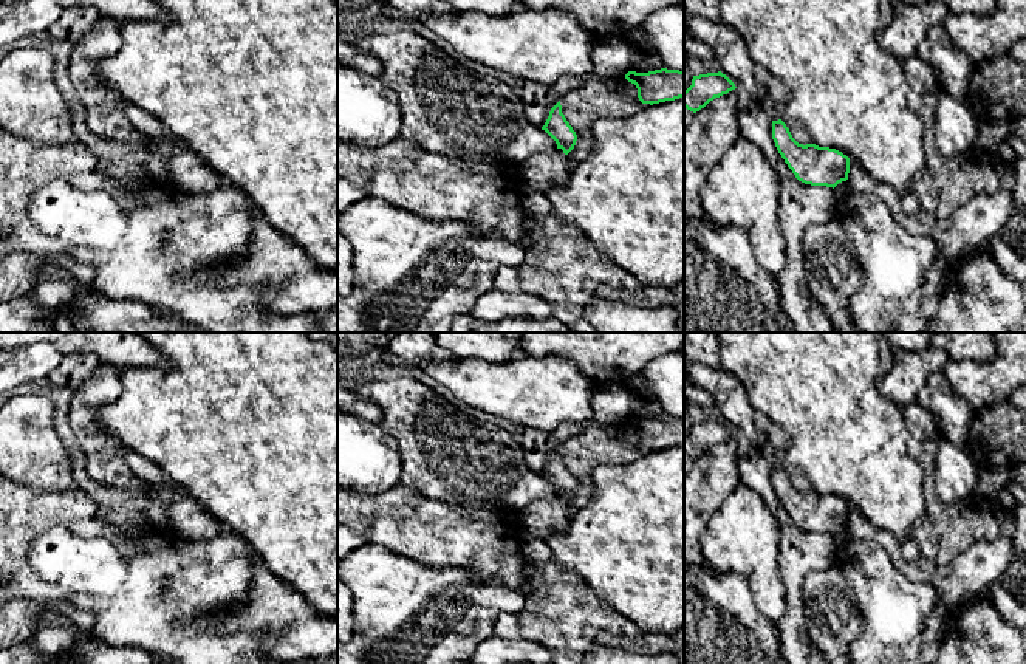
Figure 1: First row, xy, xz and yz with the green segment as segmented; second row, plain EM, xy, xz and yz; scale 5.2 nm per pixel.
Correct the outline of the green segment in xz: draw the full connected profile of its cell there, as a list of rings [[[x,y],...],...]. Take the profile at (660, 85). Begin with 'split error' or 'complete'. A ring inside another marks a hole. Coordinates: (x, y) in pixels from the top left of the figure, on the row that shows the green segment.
complete | [[[679,70],[628,71],[625,79],[636,85],[642,104],[653,105],[684,98],[684,71]]]

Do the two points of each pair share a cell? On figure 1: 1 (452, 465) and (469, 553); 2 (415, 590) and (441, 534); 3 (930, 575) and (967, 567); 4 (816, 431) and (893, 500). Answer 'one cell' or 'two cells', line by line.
1: two cells
2: two cells
3: one cell
4: one cell

